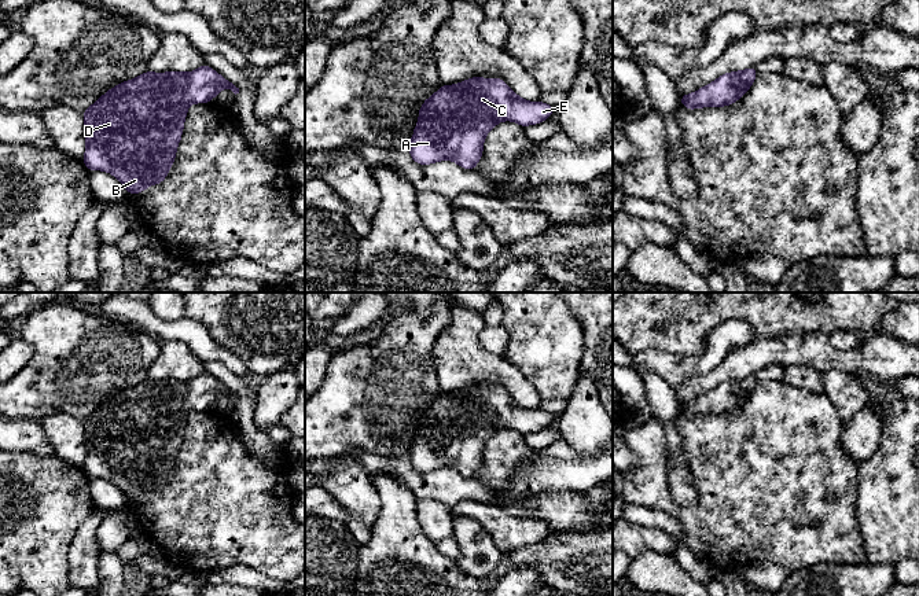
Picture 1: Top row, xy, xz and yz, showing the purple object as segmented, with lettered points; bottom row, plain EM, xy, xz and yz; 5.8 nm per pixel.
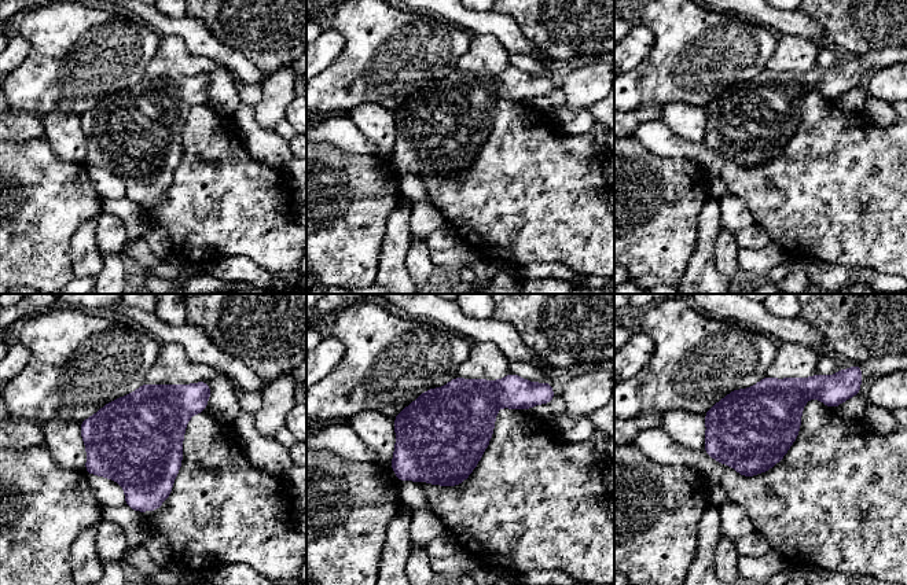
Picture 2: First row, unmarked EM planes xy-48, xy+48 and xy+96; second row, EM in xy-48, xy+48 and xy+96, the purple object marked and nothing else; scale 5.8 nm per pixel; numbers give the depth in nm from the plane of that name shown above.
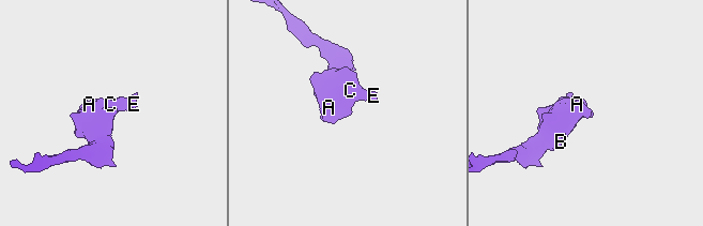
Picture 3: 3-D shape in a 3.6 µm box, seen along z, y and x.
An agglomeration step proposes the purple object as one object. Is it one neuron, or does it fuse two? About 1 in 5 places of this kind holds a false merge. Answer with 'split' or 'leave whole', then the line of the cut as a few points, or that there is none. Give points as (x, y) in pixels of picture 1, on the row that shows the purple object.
leave whole; no cut

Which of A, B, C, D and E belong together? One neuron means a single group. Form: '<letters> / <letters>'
A B C D E

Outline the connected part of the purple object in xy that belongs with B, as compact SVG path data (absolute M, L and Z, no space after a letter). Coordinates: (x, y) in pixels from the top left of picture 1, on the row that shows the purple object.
M207 65L191 73L147 70L118 84L82 113L87 140L84 165L88 170L111 173L128 194L140 194L148 185L161 184L174 162L190 104L212 102L224 88L239 93L239 88Z

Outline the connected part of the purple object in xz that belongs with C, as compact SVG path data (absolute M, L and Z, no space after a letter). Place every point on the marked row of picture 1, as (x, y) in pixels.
M499 77L442 84L420 106L408 152L418 165L449 159L473 170L482 157L485 136L495 125L508 119L525 128L552 113L552 104L525 102Z

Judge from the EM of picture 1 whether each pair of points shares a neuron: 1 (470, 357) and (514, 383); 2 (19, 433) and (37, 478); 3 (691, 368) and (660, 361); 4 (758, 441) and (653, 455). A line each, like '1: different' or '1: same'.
1: same
2: different
3: same
4: same

